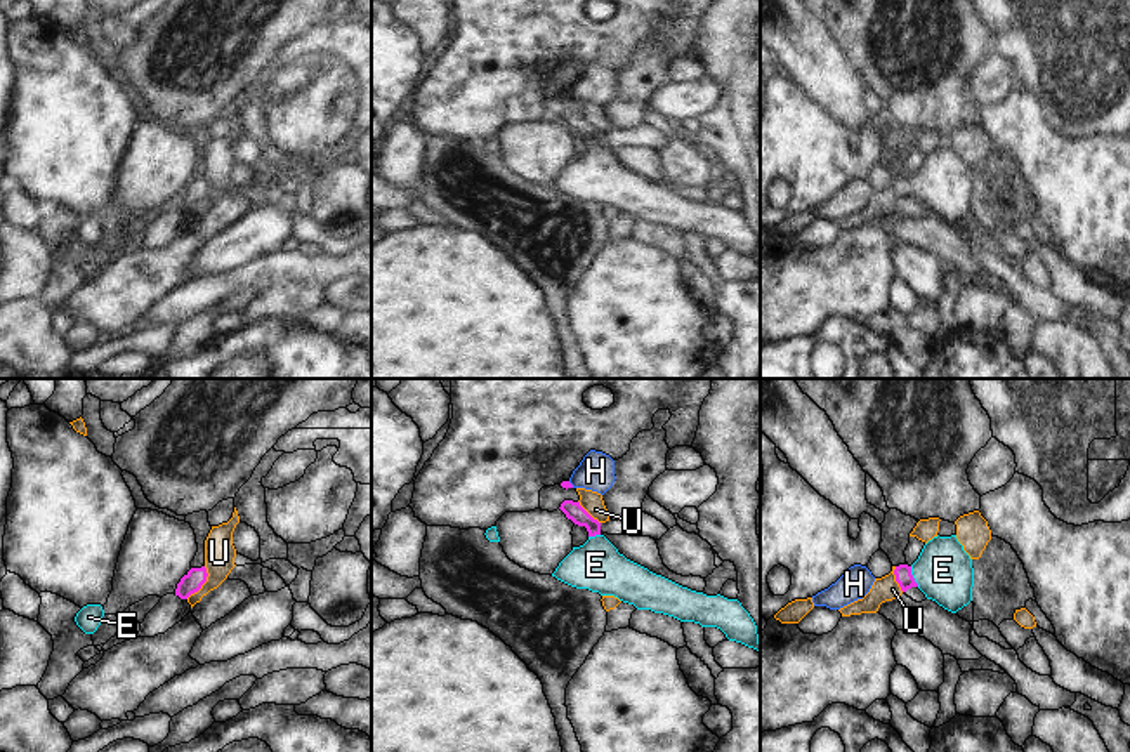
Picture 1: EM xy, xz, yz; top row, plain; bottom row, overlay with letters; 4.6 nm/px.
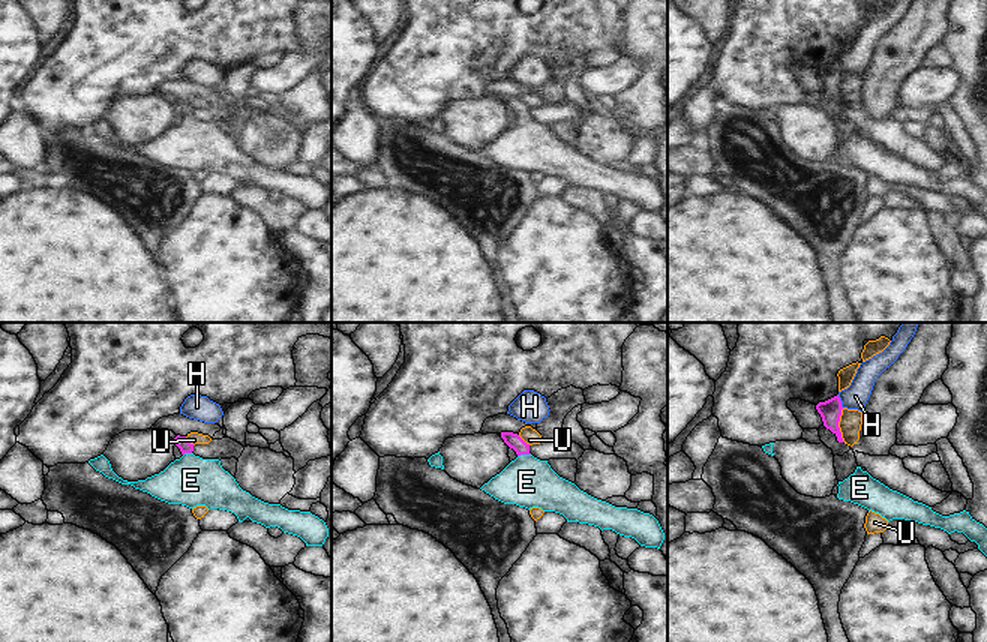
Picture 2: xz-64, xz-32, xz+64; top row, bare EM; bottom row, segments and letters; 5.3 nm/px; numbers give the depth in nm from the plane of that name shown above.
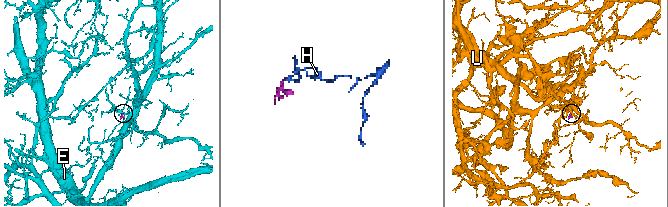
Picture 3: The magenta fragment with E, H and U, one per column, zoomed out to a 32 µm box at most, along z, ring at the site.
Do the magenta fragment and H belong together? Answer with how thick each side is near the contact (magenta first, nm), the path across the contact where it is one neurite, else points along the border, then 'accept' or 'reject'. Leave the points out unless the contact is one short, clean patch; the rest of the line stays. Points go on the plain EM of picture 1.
calibres 40 and 170 nm; border xz (568, 92), (573, 98); reject

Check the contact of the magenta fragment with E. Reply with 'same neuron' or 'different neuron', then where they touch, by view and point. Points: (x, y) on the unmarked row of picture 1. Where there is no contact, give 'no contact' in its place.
same neuron; meets magenta in yz at (912, 188)

